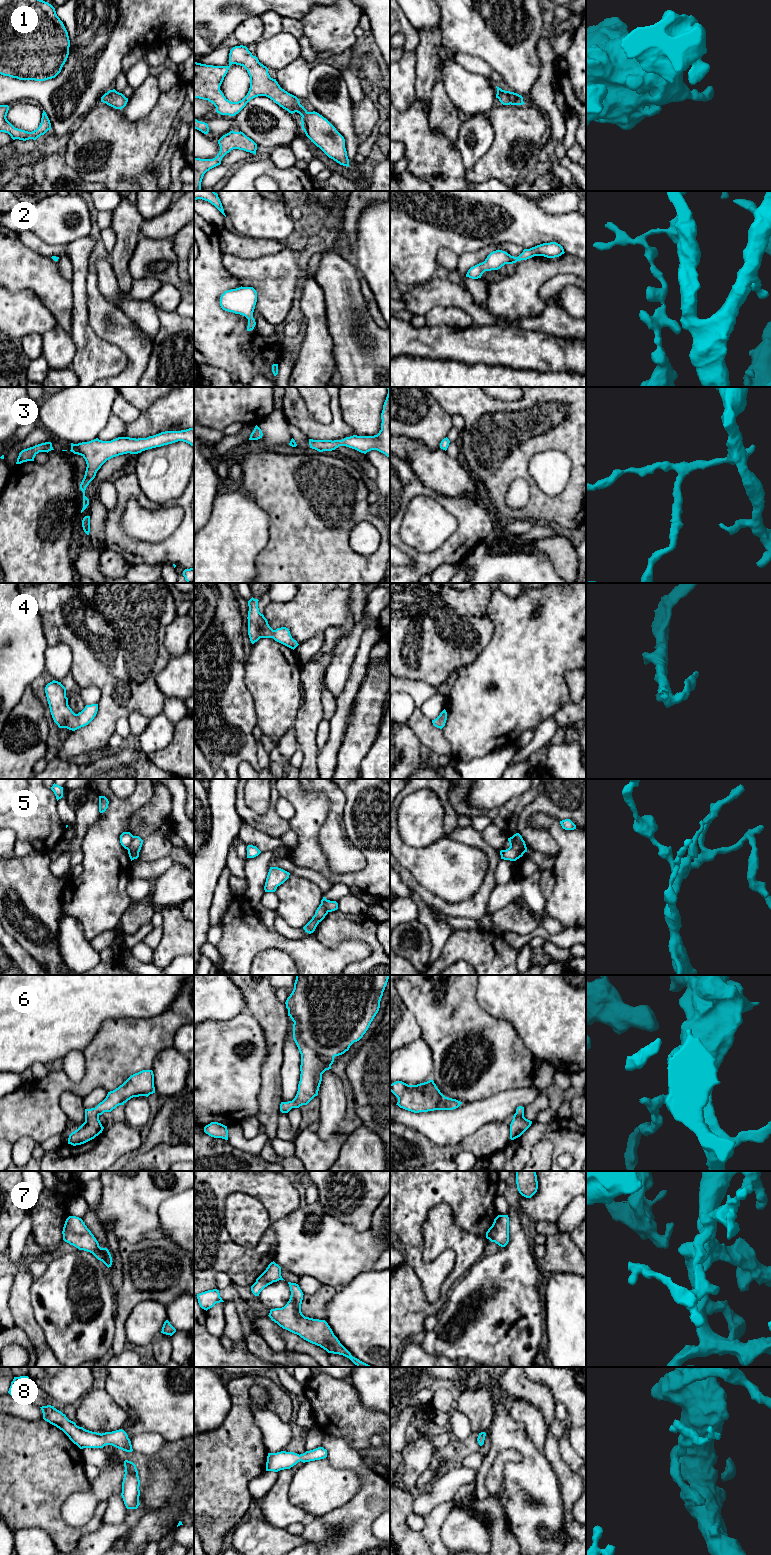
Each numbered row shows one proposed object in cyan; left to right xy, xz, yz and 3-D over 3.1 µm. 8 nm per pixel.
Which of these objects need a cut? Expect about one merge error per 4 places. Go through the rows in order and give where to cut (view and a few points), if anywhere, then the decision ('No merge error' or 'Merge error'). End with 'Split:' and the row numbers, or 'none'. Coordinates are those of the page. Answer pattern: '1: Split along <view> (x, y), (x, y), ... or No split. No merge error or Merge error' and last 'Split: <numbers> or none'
1: No split. No merge error
2: No split. No merge error
3: No split. No merge error
4: No split. No merge error
5: Split along yz (510, 845), (517, 843), (525, 851). Merge error
6: No split. No merge error
7: No split. No merge error
8: No split. No merge error
Split: 5

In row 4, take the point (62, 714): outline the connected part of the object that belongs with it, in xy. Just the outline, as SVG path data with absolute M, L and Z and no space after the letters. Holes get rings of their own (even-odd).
M53 680L48 683L45 693L52 718L59 728L75 731L88 725L97 714L98 704L86 705L81 712L75 714L68 705L66 688L61 682Z

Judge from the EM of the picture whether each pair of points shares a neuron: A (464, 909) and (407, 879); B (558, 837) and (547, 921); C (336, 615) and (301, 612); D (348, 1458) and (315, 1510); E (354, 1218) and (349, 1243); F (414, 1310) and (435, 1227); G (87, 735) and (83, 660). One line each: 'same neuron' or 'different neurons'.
A: same neuron
B: different neurons
C: same neuron
D: different neurons
E: different neurons
F: same neuron
G: same neuron

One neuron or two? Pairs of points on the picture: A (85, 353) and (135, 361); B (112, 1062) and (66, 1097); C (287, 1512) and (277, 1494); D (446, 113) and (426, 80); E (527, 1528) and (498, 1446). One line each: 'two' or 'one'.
A: two
B: two
C: one
D: two
E: one

